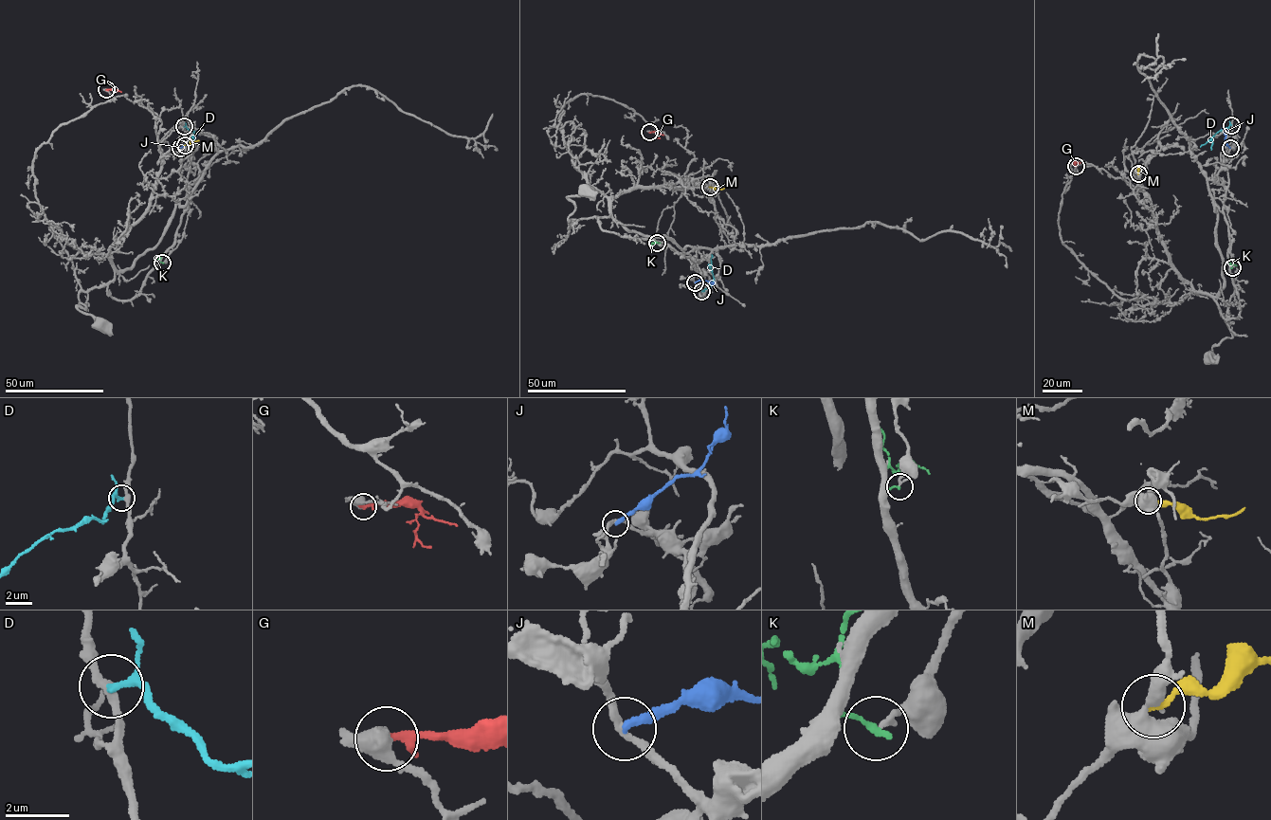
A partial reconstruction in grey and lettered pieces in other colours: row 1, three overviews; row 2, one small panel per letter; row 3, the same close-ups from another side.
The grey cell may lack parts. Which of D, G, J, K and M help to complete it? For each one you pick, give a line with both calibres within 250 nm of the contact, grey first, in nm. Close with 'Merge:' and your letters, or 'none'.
Merge: none

